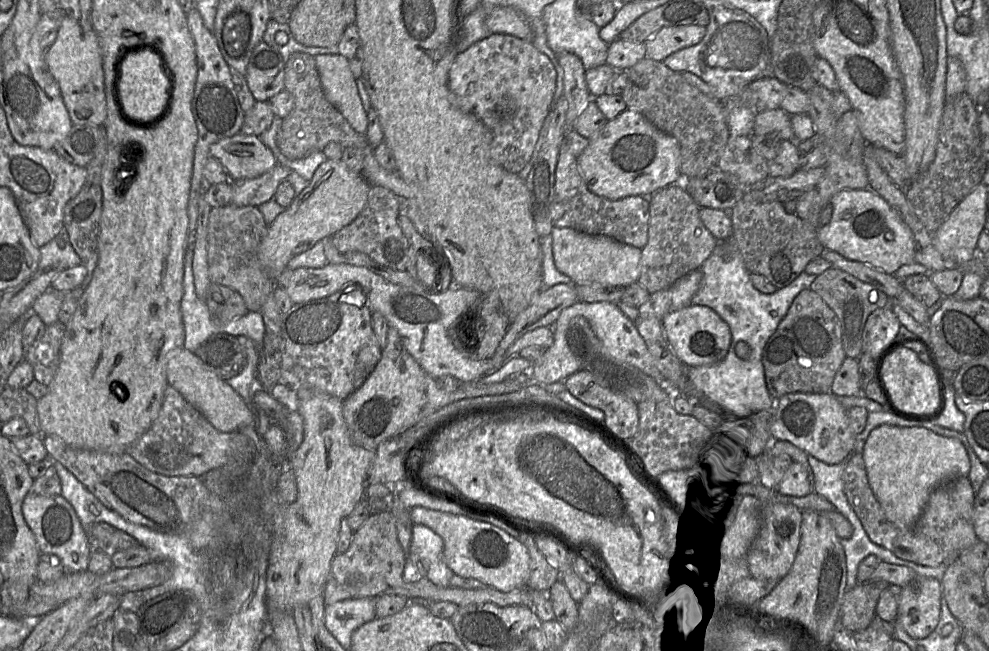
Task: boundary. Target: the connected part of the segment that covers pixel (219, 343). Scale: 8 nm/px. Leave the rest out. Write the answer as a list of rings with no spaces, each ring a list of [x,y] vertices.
[[[223,332],[210,336],[195,354],[225,381],[236,376],[246,365],[246,354],[237,336]]]

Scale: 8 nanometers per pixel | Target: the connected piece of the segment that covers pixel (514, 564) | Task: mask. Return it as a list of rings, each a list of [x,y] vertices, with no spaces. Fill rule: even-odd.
[[[413,507],[408,509],[413,524],[422,524],[436,532],[444,543],[443,558],[452,572],[463,578],[474,578],[501,592],[528,588],[530,555],[515,537],[490,523],[465,515]]]

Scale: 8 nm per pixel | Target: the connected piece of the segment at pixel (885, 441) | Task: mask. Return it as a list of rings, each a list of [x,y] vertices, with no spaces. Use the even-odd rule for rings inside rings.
[[[881,425],[874,428],[862,450],[869,485],[886,518],[902,531],[910,531],[920,518],[930,494],[939,486],[968,477],[971,464],[963,444],[955,439],[918,427]]]

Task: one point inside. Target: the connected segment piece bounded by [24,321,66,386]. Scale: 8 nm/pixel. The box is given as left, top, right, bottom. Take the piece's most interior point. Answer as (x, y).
(43, 355)

